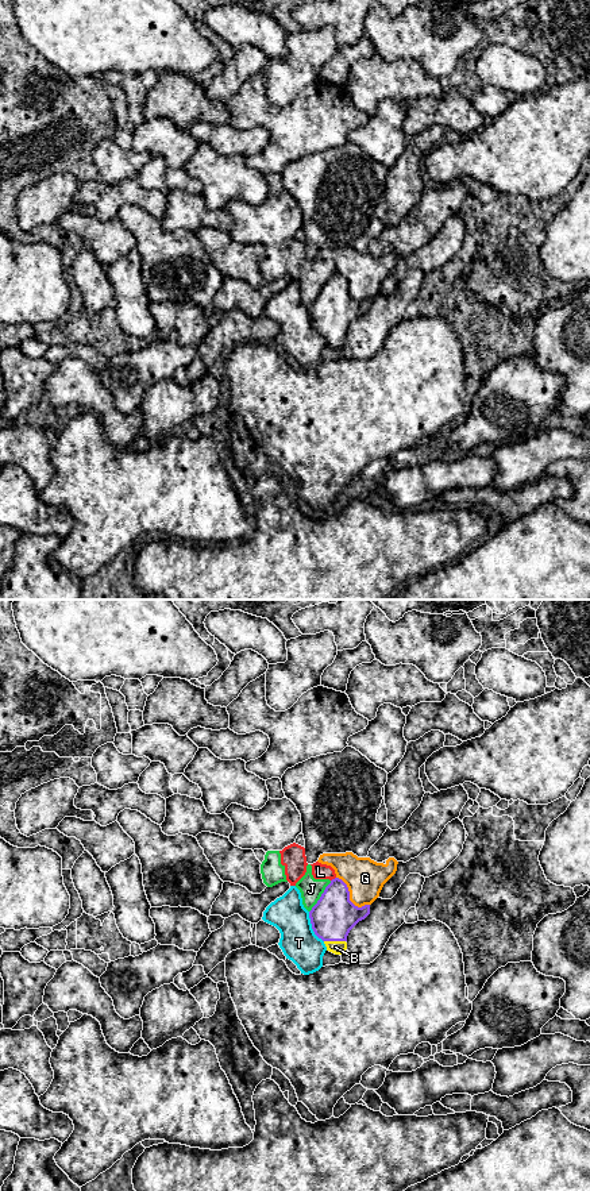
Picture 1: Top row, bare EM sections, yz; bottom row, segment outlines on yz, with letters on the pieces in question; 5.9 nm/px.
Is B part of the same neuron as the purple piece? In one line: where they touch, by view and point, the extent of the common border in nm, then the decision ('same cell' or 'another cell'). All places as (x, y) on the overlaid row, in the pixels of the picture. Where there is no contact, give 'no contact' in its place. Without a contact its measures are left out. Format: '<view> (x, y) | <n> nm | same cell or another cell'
yz (335, 940) | 130 nm | same cell

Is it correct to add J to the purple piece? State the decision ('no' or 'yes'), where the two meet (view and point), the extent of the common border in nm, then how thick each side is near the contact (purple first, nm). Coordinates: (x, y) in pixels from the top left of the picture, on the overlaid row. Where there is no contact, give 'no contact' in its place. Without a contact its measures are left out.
no; contact yz (320, 897); length 240 nm; calibres 260 and 140 nm

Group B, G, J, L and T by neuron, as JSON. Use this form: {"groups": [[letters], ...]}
{"groups": [["B"], ["G"], ["J", "L"], ["T"]]}

